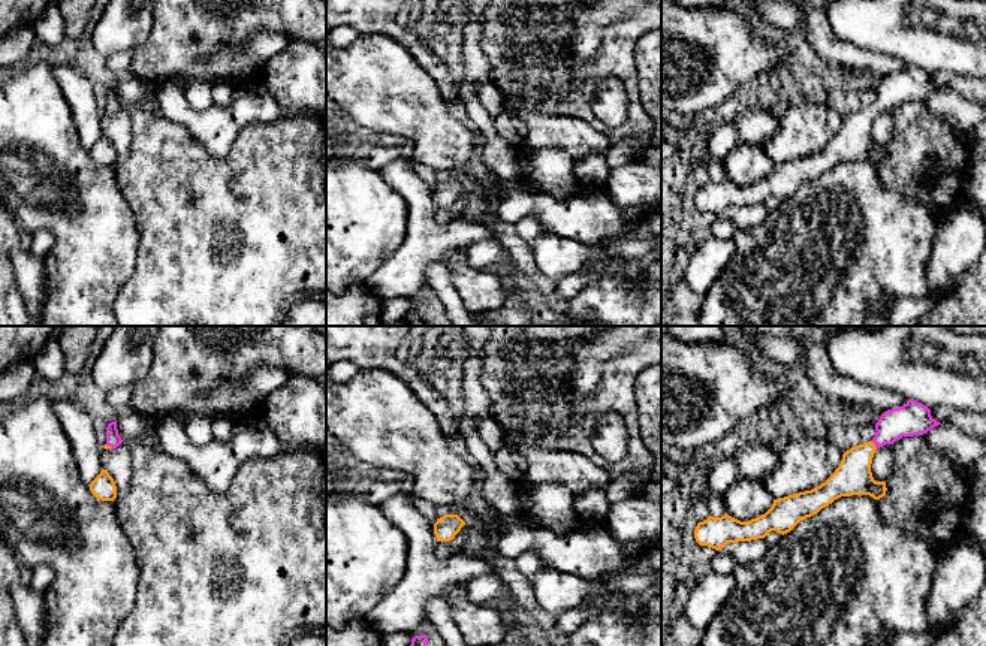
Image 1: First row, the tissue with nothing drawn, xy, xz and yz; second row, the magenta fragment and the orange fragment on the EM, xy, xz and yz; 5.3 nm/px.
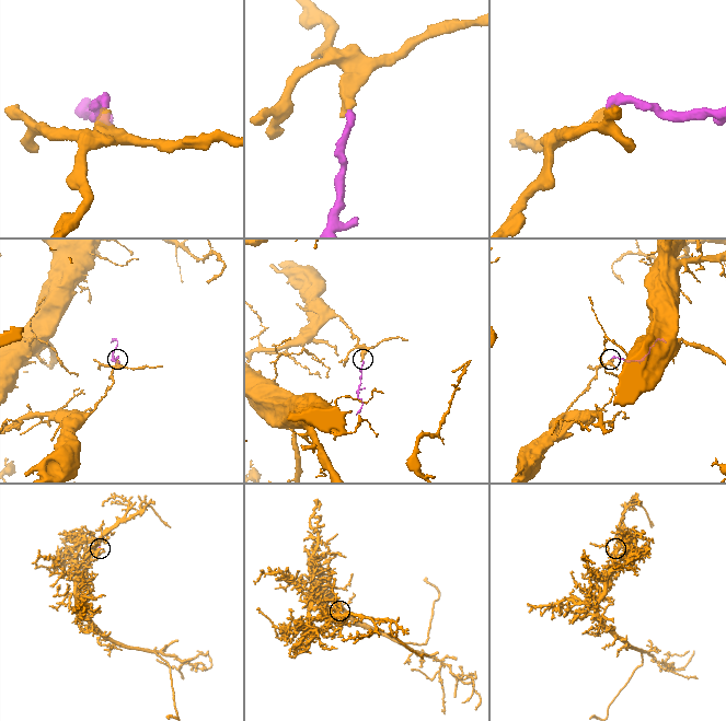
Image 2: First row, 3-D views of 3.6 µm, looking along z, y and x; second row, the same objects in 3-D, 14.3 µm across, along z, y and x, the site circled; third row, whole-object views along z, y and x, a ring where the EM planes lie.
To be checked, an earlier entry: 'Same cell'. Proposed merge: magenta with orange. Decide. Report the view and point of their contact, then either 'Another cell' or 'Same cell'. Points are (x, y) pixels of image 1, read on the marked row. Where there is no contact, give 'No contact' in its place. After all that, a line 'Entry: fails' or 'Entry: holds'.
Touches magenta at yz (874, 443). Same cell
Entry: holds

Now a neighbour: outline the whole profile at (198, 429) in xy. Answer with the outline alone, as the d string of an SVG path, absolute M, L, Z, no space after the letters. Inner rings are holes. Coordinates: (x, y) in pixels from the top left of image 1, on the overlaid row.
M192 417L186 425L183 425L189 441L196 446L205 446L212 440L211 419L208 417Z

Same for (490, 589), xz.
M497 573L467 580L467 595L473 603L497 610L504 619L504 639L491 646L531 646L521 631L525 621L522 612Z

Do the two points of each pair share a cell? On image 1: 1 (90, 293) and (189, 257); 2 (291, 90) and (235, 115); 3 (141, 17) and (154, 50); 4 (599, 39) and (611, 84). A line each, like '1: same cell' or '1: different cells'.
1: different cells
2: different cells
3: different cells
4: different cells

